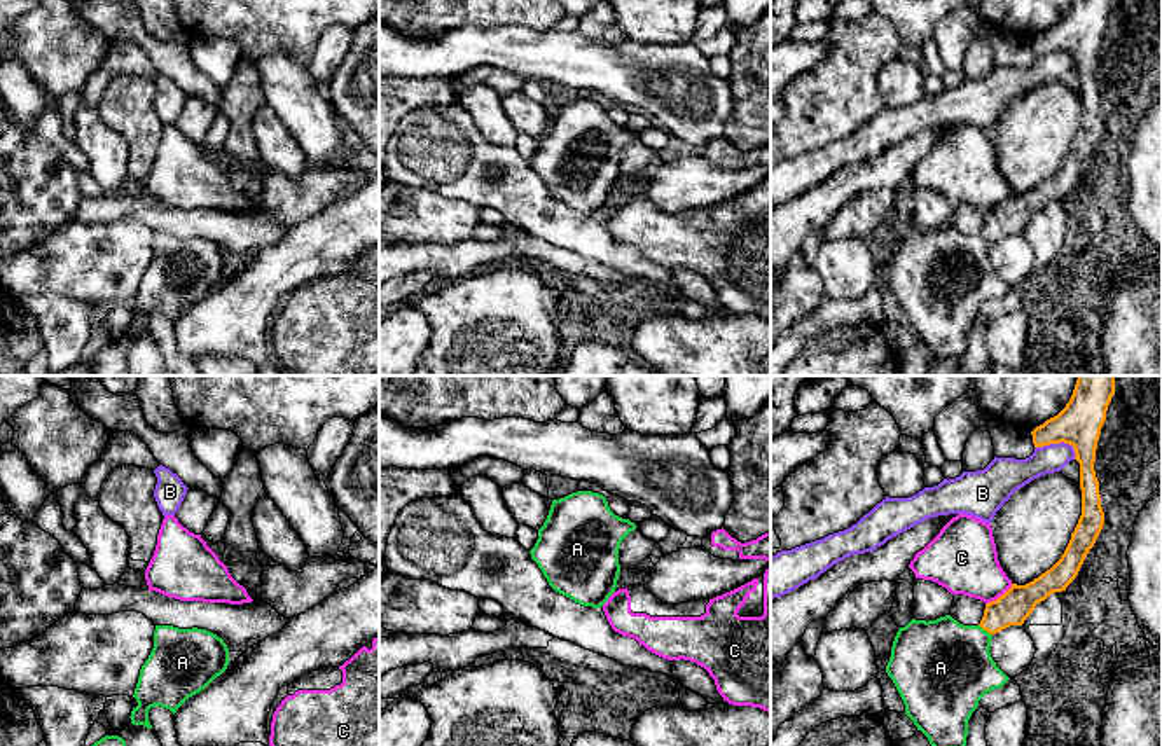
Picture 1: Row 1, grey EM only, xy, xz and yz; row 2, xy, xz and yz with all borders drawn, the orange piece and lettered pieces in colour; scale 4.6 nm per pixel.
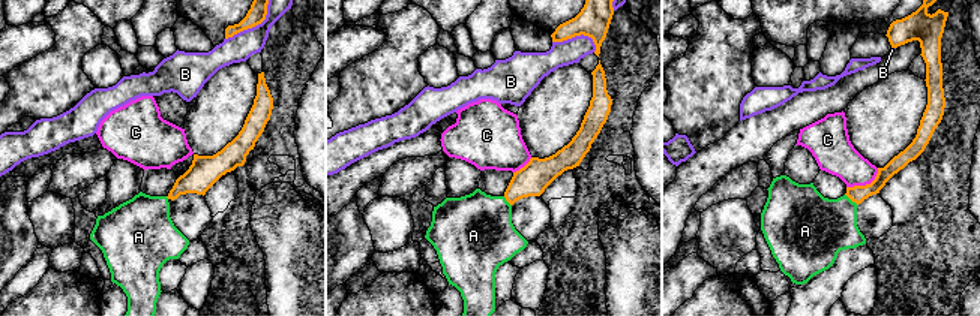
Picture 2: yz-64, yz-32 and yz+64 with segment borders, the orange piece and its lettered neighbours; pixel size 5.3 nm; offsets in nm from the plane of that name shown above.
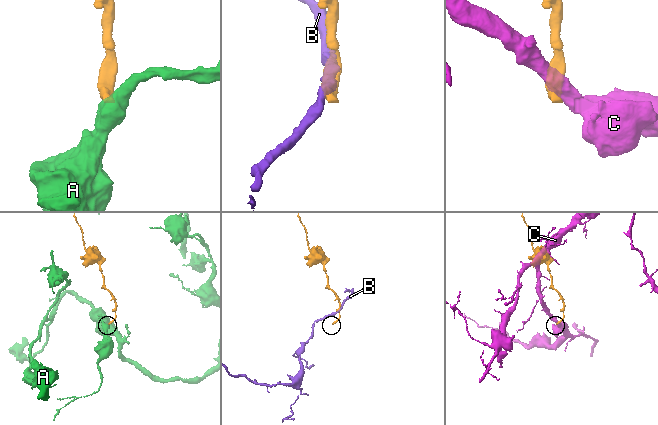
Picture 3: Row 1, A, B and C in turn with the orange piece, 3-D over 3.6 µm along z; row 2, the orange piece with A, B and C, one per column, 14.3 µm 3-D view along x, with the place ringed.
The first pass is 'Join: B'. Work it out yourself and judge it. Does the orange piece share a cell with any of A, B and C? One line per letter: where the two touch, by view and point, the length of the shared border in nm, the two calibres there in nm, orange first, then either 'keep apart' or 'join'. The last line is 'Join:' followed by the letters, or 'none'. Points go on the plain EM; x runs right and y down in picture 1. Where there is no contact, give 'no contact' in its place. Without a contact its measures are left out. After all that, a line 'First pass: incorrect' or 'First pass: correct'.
A: yz (986, 238) | 80 nm | 160/420 nm | join
B: yz (1058, 51) | 200 nm | 200/140 nm | keep apart
C: yz (1000, 205) | 160 nm | 160/320 nm | keep apart
Join: A
First pass: incorrect

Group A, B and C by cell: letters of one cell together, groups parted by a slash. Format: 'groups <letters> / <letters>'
groups A / B / C

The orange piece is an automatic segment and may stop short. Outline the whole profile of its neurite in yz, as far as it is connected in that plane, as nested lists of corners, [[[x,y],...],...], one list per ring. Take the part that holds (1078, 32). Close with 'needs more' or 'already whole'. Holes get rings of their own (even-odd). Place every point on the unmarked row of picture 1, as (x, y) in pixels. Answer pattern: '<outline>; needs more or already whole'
[[[1073,0],[1069,10],[1057,24],[1031,40],[1034,56],[1061,51],[1069,52],[1075,58],[1075,68],[1080,72],[1082,124],[1061,168],[1033,190],[1026,194],[1012,192],[1003,204],[987,211],[979,234],[963,234],[951,224],[928,231],[912,227],[895,245],[886,281],[905,313],[905,323],[937,360],[956,358],[963,362],[968,328],[979,316],[979,309],[1010,288],[991,266],[993,245],[1010,234],[1022,234],[1038,211],[1054,201],[1066,199],[1076,187],[1085,164],[1094,155],[1104,135],[1094,70],[1101,37],[1106,30],[1106,19],[1113,3],[1115,0]]]; needs more

